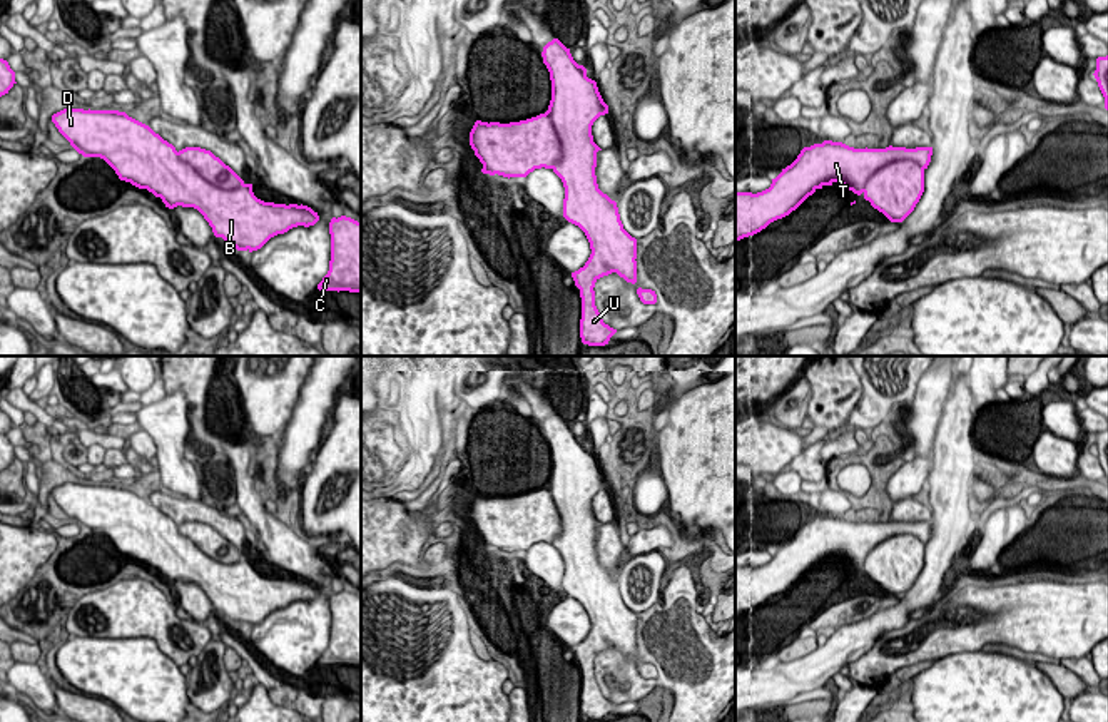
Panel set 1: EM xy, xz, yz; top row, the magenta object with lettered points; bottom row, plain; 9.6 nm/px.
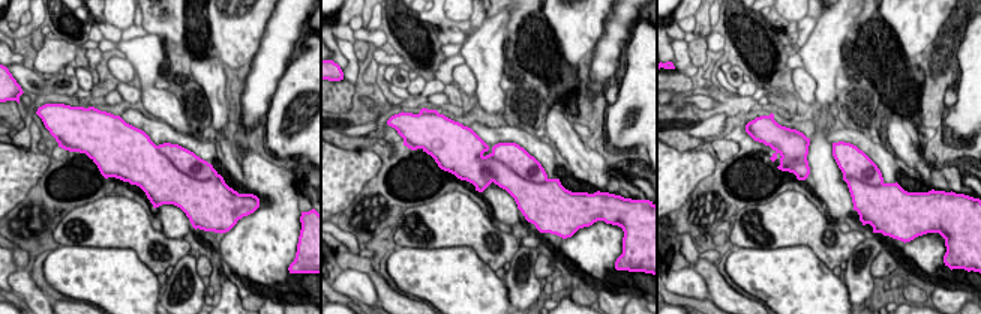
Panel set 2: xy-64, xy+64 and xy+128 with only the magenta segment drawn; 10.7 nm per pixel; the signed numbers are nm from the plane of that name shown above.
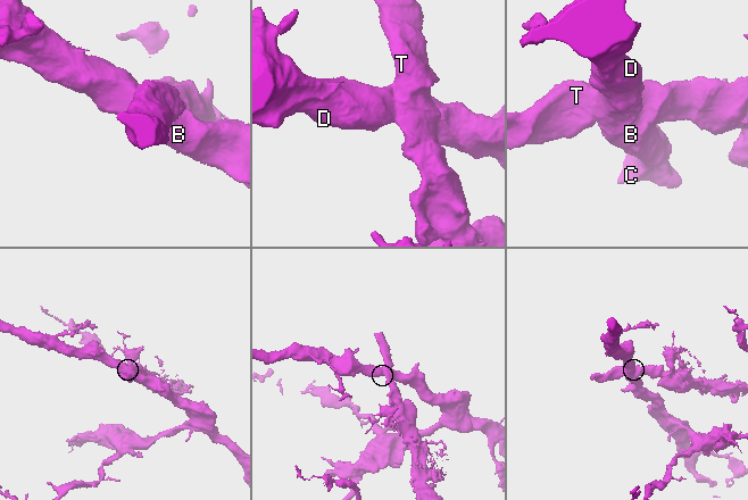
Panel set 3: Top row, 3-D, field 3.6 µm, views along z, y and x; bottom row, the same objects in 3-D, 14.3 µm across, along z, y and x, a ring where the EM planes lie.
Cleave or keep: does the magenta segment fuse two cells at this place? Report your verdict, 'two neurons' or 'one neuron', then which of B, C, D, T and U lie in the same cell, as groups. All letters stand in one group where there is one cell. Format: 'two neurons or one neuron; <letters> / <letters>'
two neurons; B C D / T U

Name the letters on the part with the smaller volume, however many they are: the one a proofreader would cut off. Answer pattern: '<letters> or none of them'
T, U

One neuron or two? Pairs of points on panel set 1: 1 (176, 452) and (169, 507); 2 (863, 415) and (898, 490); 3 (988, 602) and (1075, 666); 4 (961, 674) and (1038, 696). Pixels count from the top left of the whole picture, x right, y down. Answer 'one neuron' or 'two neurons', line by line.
1: two neurons
2: two neurons
3: two neurons
4: one neuron

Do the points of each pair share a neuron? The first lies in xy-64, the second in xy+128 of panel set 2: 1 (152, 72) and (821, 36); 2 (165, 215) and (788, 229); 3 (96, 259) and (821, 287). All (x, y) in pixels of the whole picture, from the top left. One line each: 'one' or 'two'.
1: one
2: two
3: one

